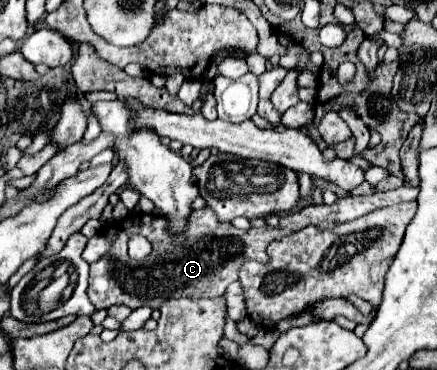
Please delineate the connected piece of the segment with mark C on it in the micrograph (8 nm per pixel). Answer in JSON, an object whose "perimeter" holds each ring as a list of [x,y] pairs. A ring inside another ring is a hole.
{"perimeter":[[[402,186],[398,190],[388,190],[388,192],[374,192],[370,196],[342,196],[338,198],[336,204],[332,206],[326,206],[326,204],[320,204],[320,206],[306,206],[298,212],[290,212],[286,216],[280,218],[280,224],[276,228],[272,226],[264,226],[264,228],[250,228],[250,230],[238,230],[234,228],[232,224],[224,224],[216,218],[216,214],[212,214],[210,208],[202,208],[202,210],[194,210],[190,220],[188,220],[188,228],[178,234],[178,236],[172,236],[168,230],[166,230],[166,220],[158,214],[142,214],[142,212],[130,212],[126,218],[122,220],[116,220],[114,224],[102,228],[100,234],[104,234],[110,242],[112,242],[112,248],[108,250],[108,254],[104,254],[104,258],[100,258],[98,262],[90,264],[90,286],[88,286],[88,298],[90,302],[94,304],[96,310],[102,310],[102,308],[110,308],[114,304],[124,304],[132,310],[148,304],[150,308],[160,308],[168,298],[192,298],[192,300],[200,300],[200,298],[216,298],[216,296],[222,296],[226,286],[232,284],[234,280],[238,280],[238,270],[240,266],[246,262],[246,260],[268,260],[266,256],[266,246],[274,240],[280,240],[292,232],[298,232],[306,226],[318,226],[318,228],[332,228],[334,224],[338,222],[350,222],[354,218],[360,218],[364,214],[370,214],[372,210],[378,210],[378,208],[384,208],[384,206],[392,206],[392,204],[400,204],[400,202],[406,202],[406,200],[416,200],[418,198],[418,186]],[[132,234],[142,234],[150,240],[152,244],[152,254],[140,264],[140,262],[132,262],[126,254],[126,242]]]}

